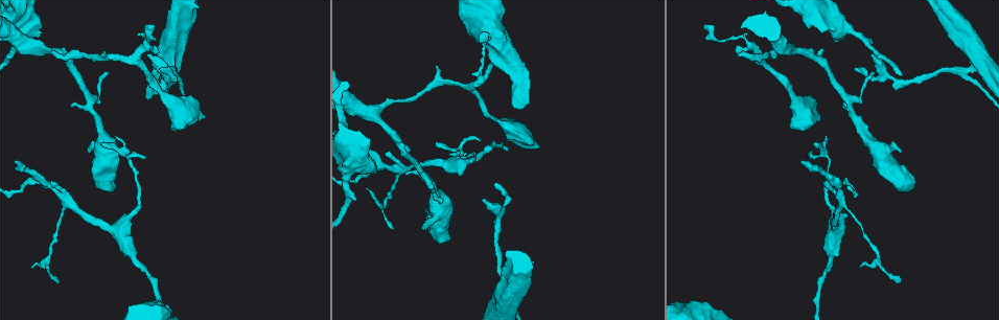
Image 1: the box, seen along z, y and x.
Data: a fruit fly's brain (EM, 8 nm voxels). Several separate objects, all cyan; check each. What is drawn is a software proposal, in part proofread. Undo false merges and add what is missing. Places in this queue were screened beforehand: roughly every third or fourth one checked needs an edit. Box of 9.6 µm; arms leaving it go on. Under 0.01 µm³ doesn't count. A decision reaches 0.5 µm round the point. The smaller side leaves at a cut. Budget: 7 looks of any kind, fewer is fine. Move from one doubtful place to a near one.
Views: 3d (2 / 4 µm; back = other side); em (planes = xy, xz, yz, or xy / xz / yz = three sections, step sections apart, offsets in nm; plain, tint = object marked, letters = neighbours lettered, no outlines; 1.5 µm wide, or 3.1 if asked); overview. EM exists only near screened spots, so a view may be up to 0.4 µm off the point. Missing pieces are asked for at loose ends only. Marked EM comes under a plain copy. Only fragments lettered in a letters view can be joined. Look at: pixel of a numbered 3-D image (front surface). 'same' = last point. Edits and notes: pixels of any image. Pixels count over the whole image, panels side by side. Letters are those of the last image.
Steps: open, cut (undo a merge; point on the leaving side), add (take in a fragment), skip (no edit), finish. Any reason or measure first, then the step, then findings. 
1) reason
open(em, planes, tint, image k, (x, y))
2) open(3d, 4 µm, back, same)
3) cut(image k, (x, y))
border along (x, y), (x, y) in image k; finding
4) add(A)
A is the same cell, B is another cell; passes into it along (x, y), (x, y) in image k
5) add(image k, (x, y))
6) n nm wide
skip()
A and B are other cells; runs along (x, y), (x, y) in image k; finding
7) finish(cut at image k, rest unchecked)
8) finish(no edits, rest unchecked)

free end
open(em, planes, letters, image 1, (406, 173))

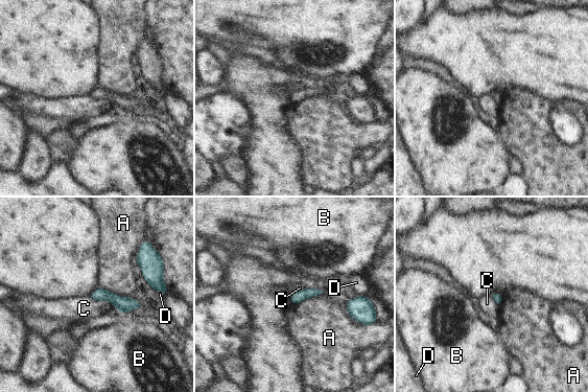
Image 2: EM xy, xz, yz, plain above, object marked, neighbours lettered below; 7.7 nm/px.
A touches over 260 nm
skip()
A, B, C and D are other cells; runs along (94, 295), (138, 305) in image 2; none of them fits

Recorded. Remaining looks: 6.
branch stops here
open(3d, 2 µm, image 1, (147, 53))

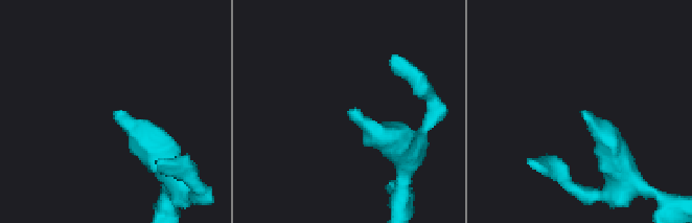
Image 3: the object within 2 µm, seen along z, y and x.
need the tissue
open(em, yz, step 4, letters, image 3, (115, 116))

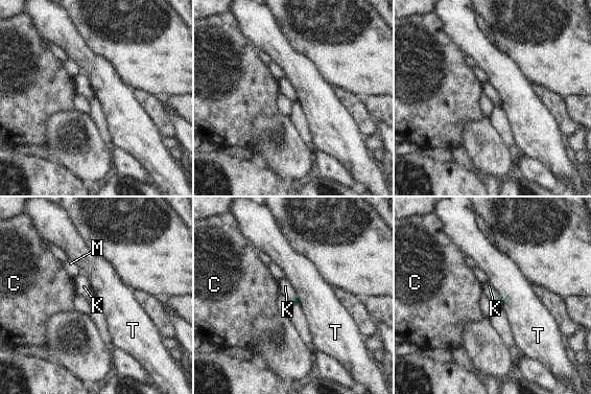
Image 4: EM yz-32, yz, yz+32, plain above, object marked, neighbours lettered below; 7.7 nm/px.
open(em, planes, letters, same)

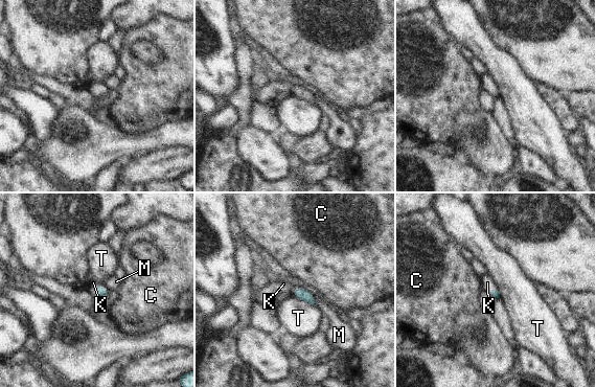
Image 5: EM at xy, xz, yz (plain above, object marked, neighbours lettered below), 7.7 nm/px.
add(K)
K is the same cell, C, M and T are other cells; passes into it along (98, 292), (98, 286), (93, 282) in image 5; the neuron continues

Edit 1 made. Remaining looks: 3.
calibre changes
open(3d, 4 µm, image 1, (483, 152))

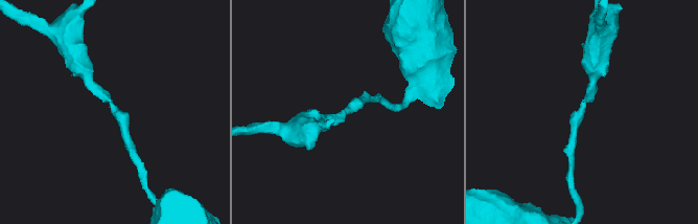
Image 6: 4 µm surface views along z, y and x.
need the tissue
open(em, xz, step 4, tint, image 6, (111, 108))

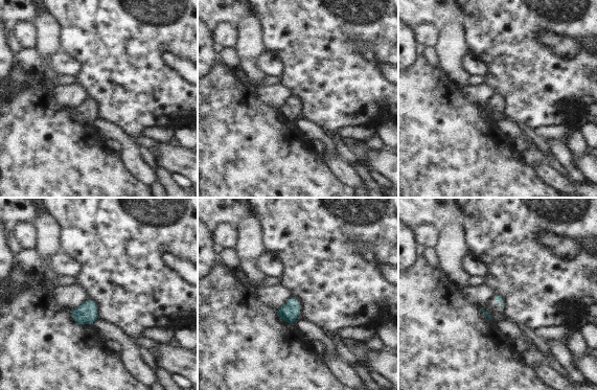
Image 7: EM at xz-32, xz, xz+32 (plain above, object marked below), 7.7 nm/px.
open(em, planes, letters, same)

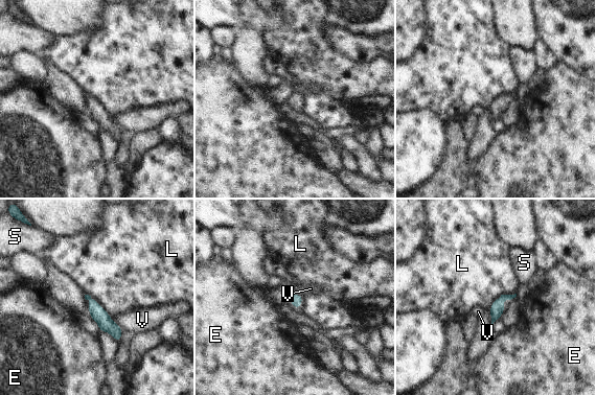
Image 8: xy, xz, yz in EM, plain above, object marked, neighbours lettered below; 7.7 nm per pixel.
skip()
E, L, S and V are other cells; runs along (92, 301), (97, 314), (117, 337) in image 8; one neuron here

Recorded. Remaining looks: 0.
finish(add at image 5, rest unchecked)

